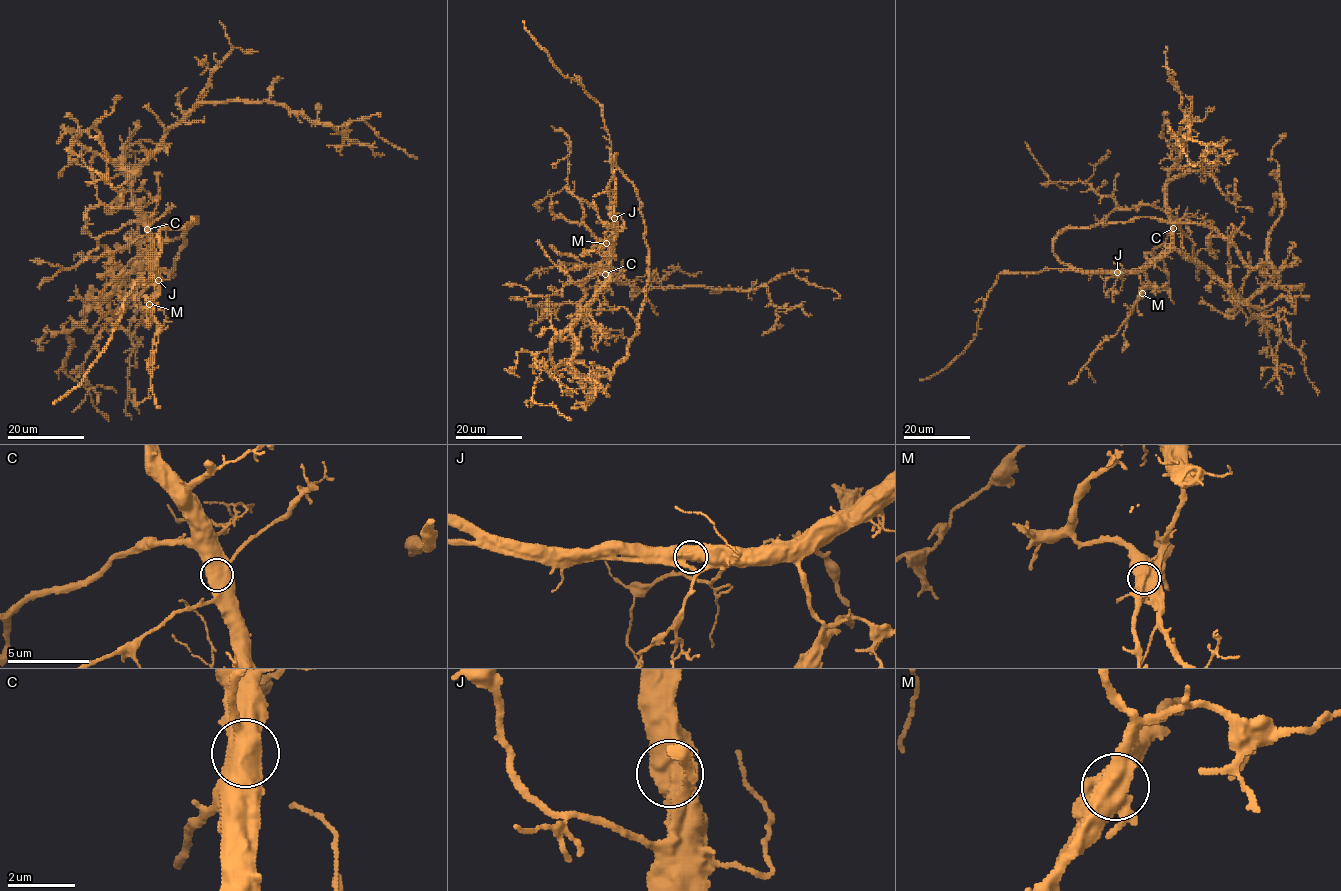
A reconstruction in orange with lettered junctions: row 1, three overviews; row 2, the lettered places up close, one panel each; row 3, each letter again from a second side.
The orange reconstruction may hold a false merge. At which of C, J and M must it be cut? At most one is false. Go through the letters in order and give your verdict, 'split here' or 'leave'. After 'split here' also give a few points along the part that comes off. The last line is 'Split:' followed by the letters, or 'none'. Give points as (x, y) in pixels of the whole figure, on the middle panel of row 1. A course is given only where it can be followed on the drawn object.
C: leave
J: leave
M: split here; course (607, 243), (592, 250), (601, 238)
Split: M

